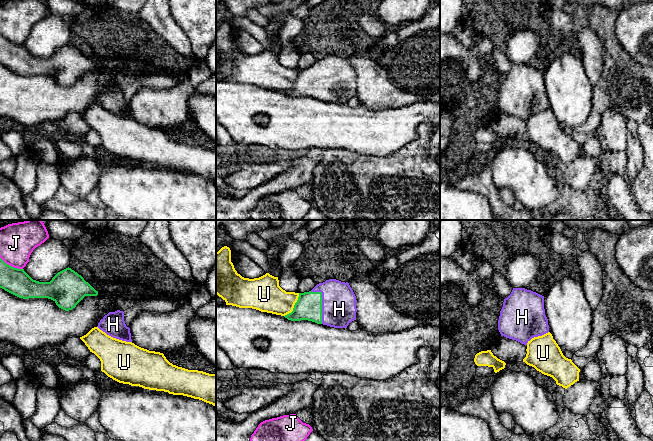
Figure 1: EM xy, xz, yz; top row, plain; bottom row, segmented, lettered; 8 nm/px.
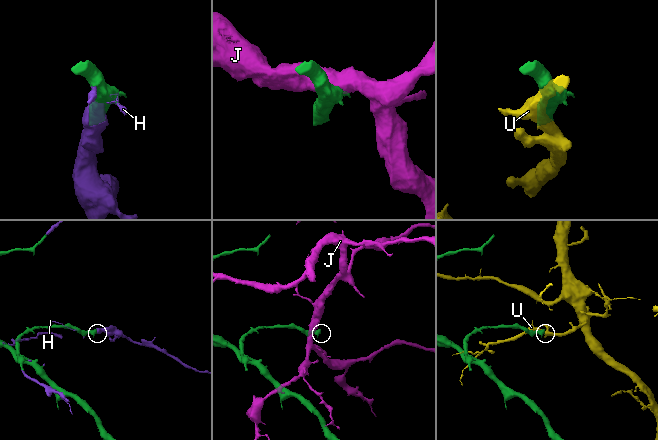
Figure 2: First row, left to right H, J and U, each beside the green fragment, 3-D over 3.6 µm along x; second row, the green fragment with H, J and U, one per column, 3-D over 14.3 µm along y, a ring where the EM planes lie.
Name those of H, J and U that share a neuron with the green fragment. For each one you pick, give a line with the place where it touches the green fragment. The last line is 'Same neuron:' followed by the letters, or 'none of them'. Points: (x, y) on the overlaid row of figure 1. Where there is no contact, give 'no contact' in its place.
H: meets green in xz at (321, 303)
Same neuron: H

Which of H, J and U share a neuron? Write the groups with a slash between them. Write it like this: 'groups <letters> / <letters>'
groups H / J / U

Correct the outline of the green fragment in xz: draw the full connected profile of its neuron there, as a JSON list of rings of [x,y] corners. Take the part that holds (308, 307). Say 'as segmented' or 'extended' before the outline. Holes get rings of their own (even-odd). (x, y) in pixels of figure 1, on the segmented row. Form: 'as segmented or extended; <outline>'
extended; [[[329,279],[311,291],[299,293],[293,311],[284,317],[308,320],[334,328],[347,328],[356,320],[356,296],[348,282]]]

